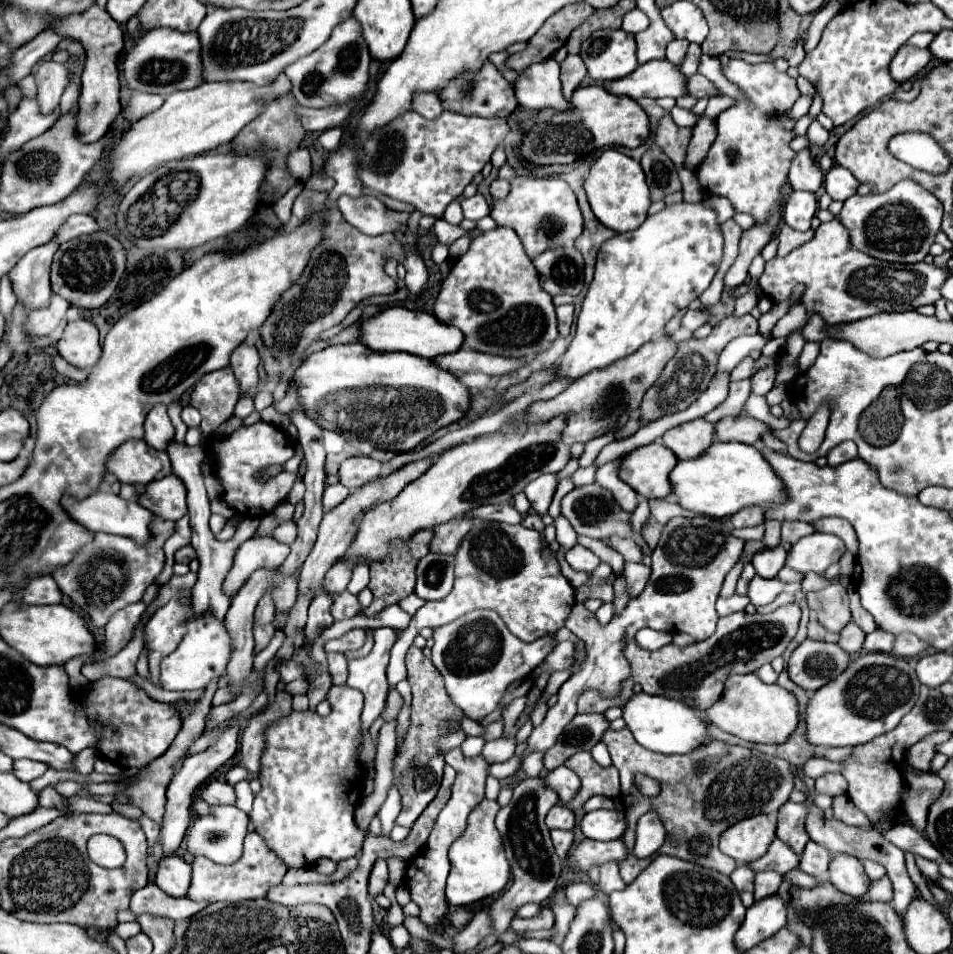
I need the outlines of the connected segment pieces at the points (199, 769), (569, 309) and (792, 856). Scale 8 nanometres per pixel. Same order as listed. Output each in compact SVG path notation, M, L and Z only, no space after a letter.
M232 724L218 736L218 740L212 746L208 746L206 750L202 750L198 754L188 756L182 762L182 766L176 770L176 774L172 776L168 790L166 790L166 798L168 798L166 800L166 814L164 814L162 830L160 830L160 842L162 842L164 856L172 856L178 850L178 846L180 846L180 842L182 842L188 826L190 826L190 806L192 806L196 788L200 784L204 784L222 764L226 764L226 760L232 758L236 748L238 748L238 724Z
M564 304L556 308L558 314L558 330L560 336L568 336L570 328L572 328L572 320L574 320L574 304Z
M774 838L770 850L762 858L750 862L748 866L754 868L754 872L774 870L778 874L786 874L788 870L798 868L798 864L800 864L800 856L788 844L784 844L780 838Z

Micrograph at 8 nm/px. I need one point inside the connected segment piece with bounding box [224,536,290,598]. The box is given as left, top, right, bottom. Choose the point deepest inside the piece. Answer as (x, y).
(255, 553)

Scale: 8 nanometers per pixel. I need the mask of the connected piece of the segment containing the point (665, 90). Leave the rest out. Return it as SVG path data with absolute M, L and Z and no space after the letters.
M654 60L638 66L630 76L610 82L606 88L610 92L616 92L620 96L630 96L634 100L644 96L680 98L688 94L686 80L688 78L682 74L680 66L670 64L668 60Z

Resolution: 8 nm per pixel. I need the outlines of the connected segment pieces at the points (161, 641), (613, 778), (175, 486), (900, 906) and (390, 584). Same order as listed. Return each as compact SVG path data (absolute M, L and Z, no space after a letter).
M178 598L158 608L146 624L146 648L150 652L160 652L162 656L174 652L182 640L182 634L186 634L184 624L190 618L192 606L180 604Z
M578 752L566 760L566 766L570 770L578 770L578 776L582 780L582 786L578 790L574 799L568 803L561 800L558 805L567 807L574 811L582 808L586 800L594 794L616 798L620 794L620 780L618 780L618 770L614 766L604 768L600 766L590 752Z
M170 474L162 480L150 482L144 492L138 496L138 504L146 506L150 512L164 520L180 520L188 508L186 508L186 486L178 476Z
M808 802L806 806L808 806L806 832L808 832L808 836L810 836L814 842L818 842L818 844L826 846L832 854L844 852L844 854L852 854L852 856L856 856L856 858L860 858L860 860L866 860L866 858L876 860L876 862L880 862L880 864L884 864L884 866L886 866L886 870L888 870L888 878L890 878L890 880L892 880L892 884L894 884L892 908L894 908L900 916L904 916L904 912L906 912L908 904L916 898L916 886L914 886L914 882L910 880L910 876L908 876L908 872L906 872L904 852L902 852L900 848L896 848L894 844L890 844L888 840L884 840L878 828L864 830L864 828L846 826L844 822L840 822L840 820L836 820L836 818L826 820L826 818L824 818L824 812L822 812L816 804L810 804L810 802Z
M420 530L420 532L416 532L416 534L410 538L408 546L404 544L400 550L394 548L394 550L388 554L386 560L376 562L376 564L370 564L370 584L368 584L368 588L372 590L374 600L372 600L372 604L364 610L364 614L366 614L368 618L372 618L372 616L376 616L378 612L382 612L382 608L386 608L386 606L398 604L402 598L406 598L408 594L414 592L414 584L416 584L416 564L418 564L418 560L420 560L422 556L426 556L426 554L430 552L430 536L434 536L432 530Z

